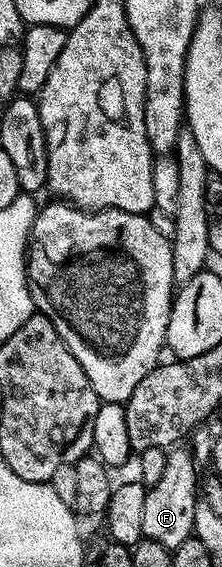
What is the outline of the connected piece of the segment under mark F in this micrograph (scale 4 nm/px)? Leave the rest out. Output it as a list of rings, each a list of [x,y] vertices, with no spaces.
[[[182,446],[175,447],[167,451],[166,457],[168,463],[164,466],[164,474],[161,475],[160,482],[146,489],[142,535],[145,539],[172,550],[180,546],[180,542],[194,535],[196,506],[200,502],[200,480],[198,484],[198,472],[194,469],[196,461],[187,449],[185,452]]]

